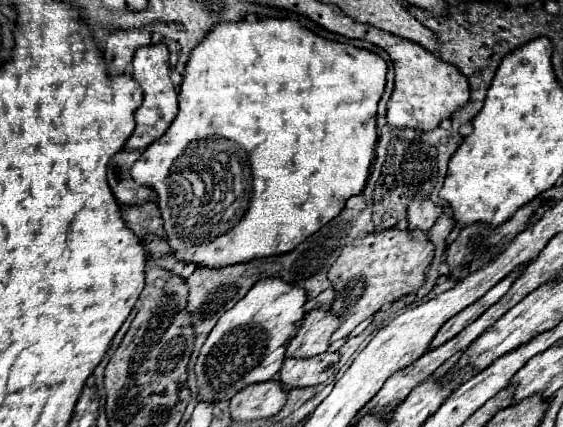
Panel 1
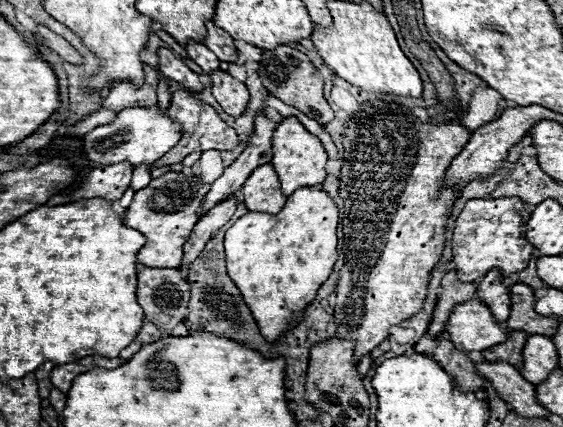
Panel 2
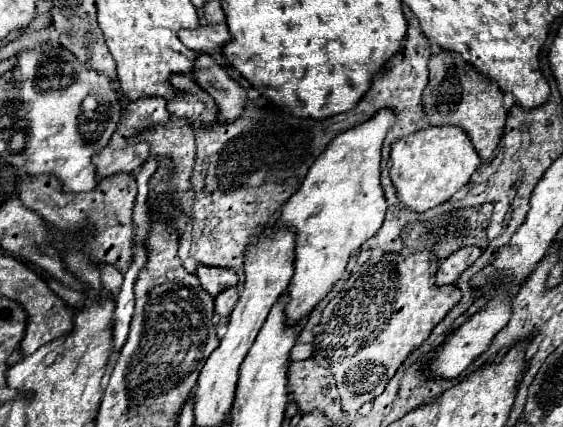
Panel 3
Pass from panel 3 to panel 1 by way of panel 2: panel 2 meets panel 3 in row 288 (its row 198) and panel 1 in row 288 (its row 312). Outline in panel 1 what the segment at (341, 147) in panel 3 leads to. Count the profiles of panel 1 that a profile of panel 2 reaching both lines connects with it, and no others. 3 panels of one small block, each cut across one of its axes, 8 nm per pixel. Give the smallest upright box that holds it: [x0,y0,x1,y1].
[194,278,306,404]

